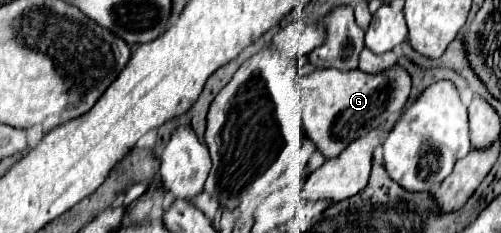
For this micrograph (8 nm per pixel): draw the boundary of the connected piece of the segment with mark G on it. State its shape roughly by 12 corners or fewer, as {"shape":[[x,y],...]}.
{"shape":[[401,64],[305,76],[303,130],[325,158],[403,110]]}

